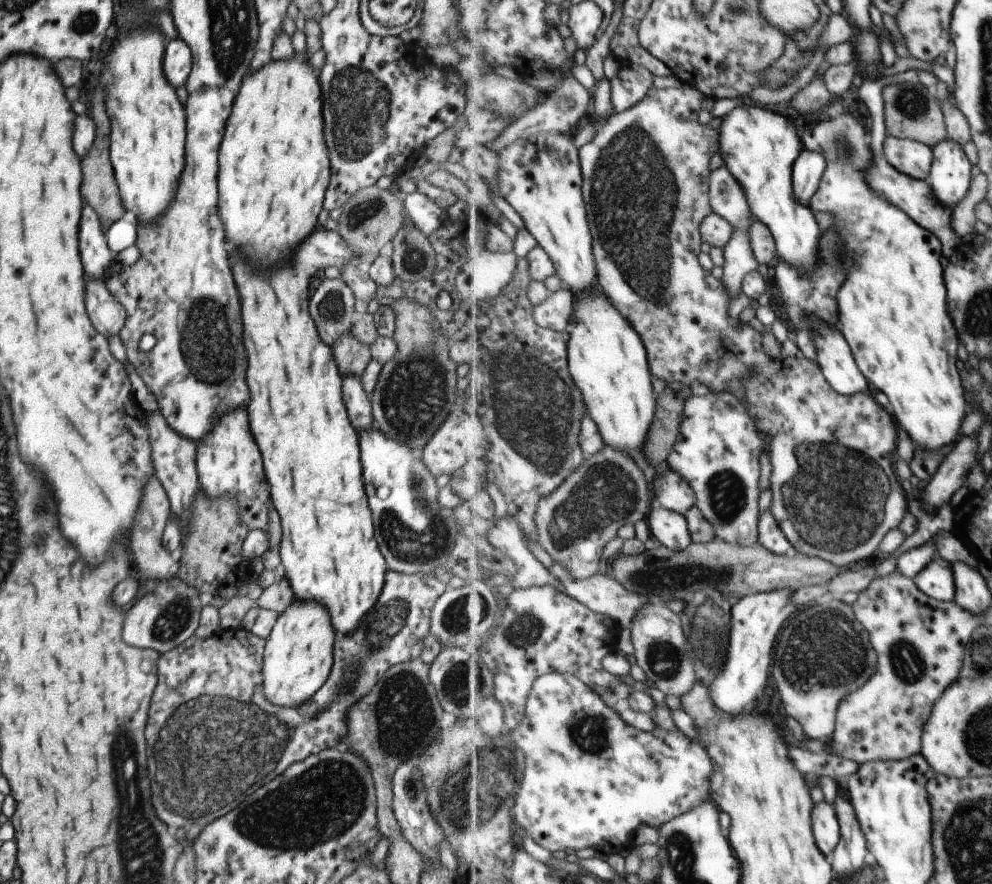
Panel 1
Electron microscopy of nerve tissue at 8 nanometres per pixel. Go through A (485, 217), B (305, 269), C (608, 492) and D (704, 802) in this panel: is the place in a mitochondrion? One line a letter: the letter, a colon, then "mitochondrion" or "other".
A: other
B: other
C: mitochondrion
D: other

